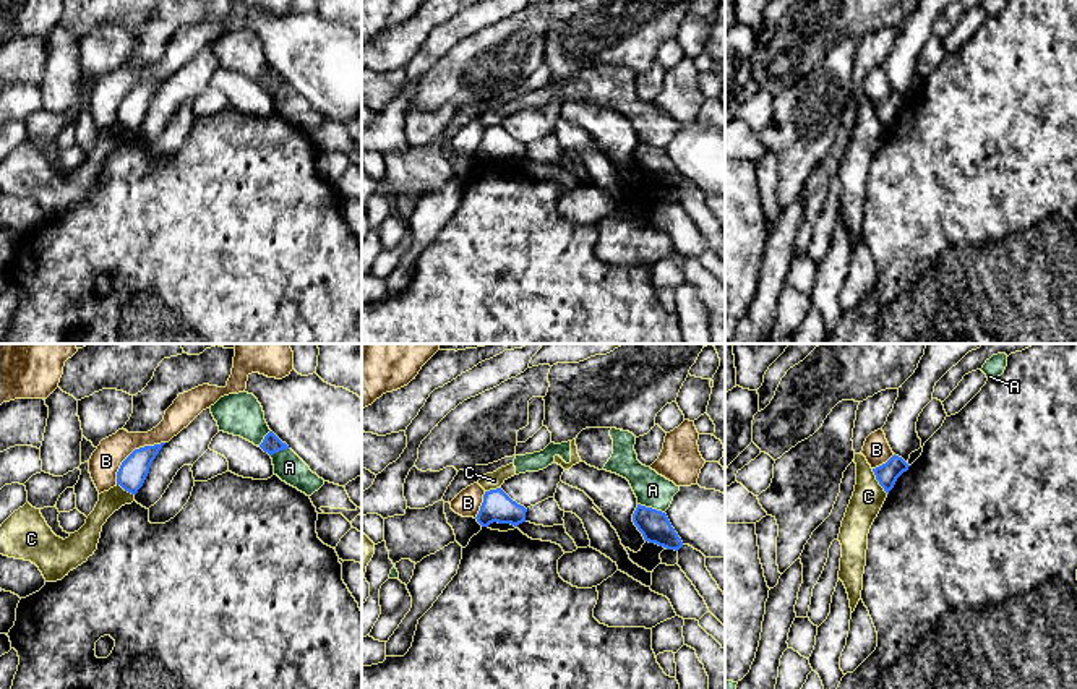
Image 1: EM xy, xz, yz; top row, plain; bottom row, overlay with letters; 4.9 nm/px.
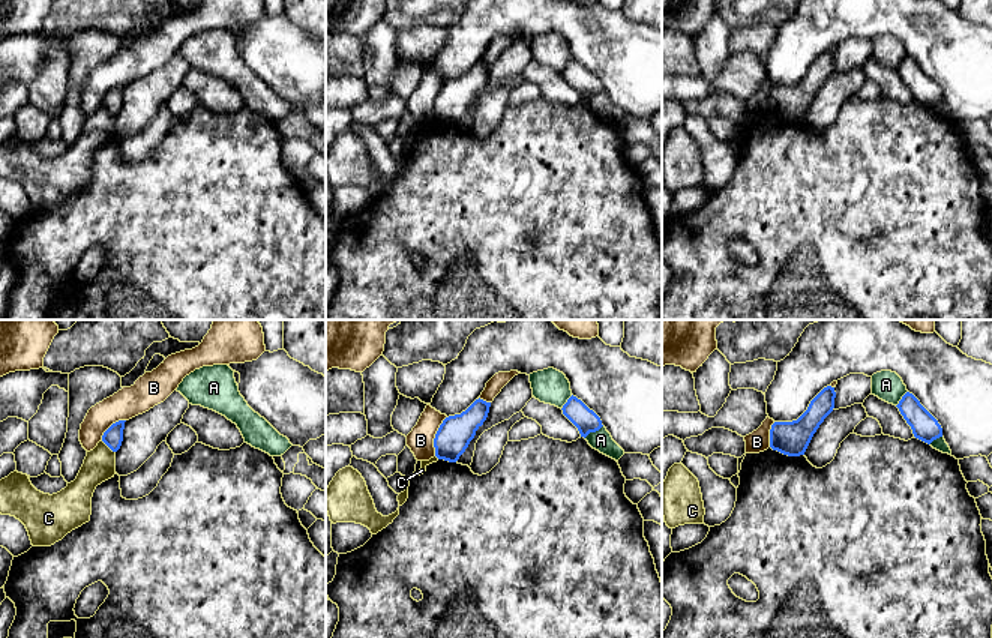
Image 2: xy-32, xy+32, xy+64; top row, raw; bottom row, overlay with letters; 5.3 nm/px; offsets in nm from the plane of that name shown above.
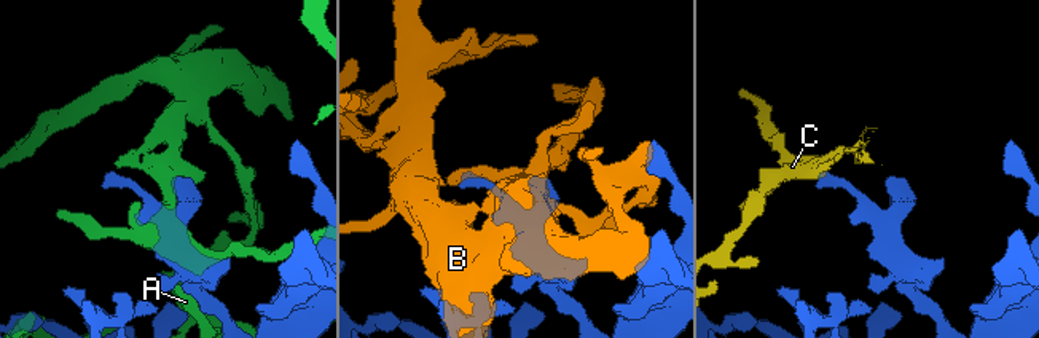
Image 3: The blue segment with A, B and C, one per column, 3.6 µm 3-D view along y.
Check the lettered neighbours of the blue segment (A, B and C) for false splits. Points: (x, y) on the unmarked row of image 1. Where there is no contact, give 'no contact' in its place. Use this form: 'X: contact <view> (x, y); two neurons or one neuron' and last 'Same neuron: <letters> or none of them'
A: contact xz (651, 145); two neurons
B: contact xy (132, 89); two neurons
C: contact yz (878, 117); two neurons
Same neuron: none of them

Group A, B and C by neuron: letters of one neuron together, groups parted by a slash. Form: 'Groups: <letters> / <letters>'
Groups: A C / B

